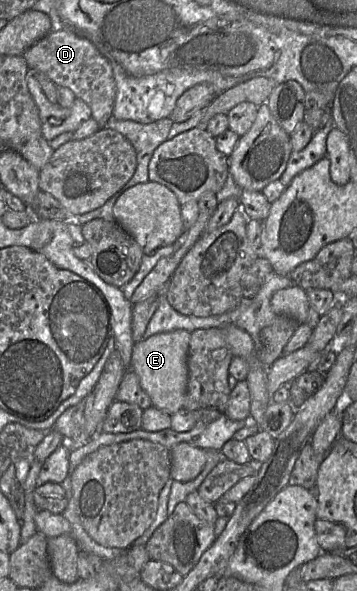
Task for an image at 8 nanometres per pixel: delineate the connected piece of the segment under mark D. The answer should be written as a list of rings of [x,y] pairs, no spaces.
[[[69,27],[53,28],[22,56],[30,71],[42,72],[57,86],[69,88],[90,107],[100,129],[106,127],[116,96],[115,81],[110,62],[89,39]]]

